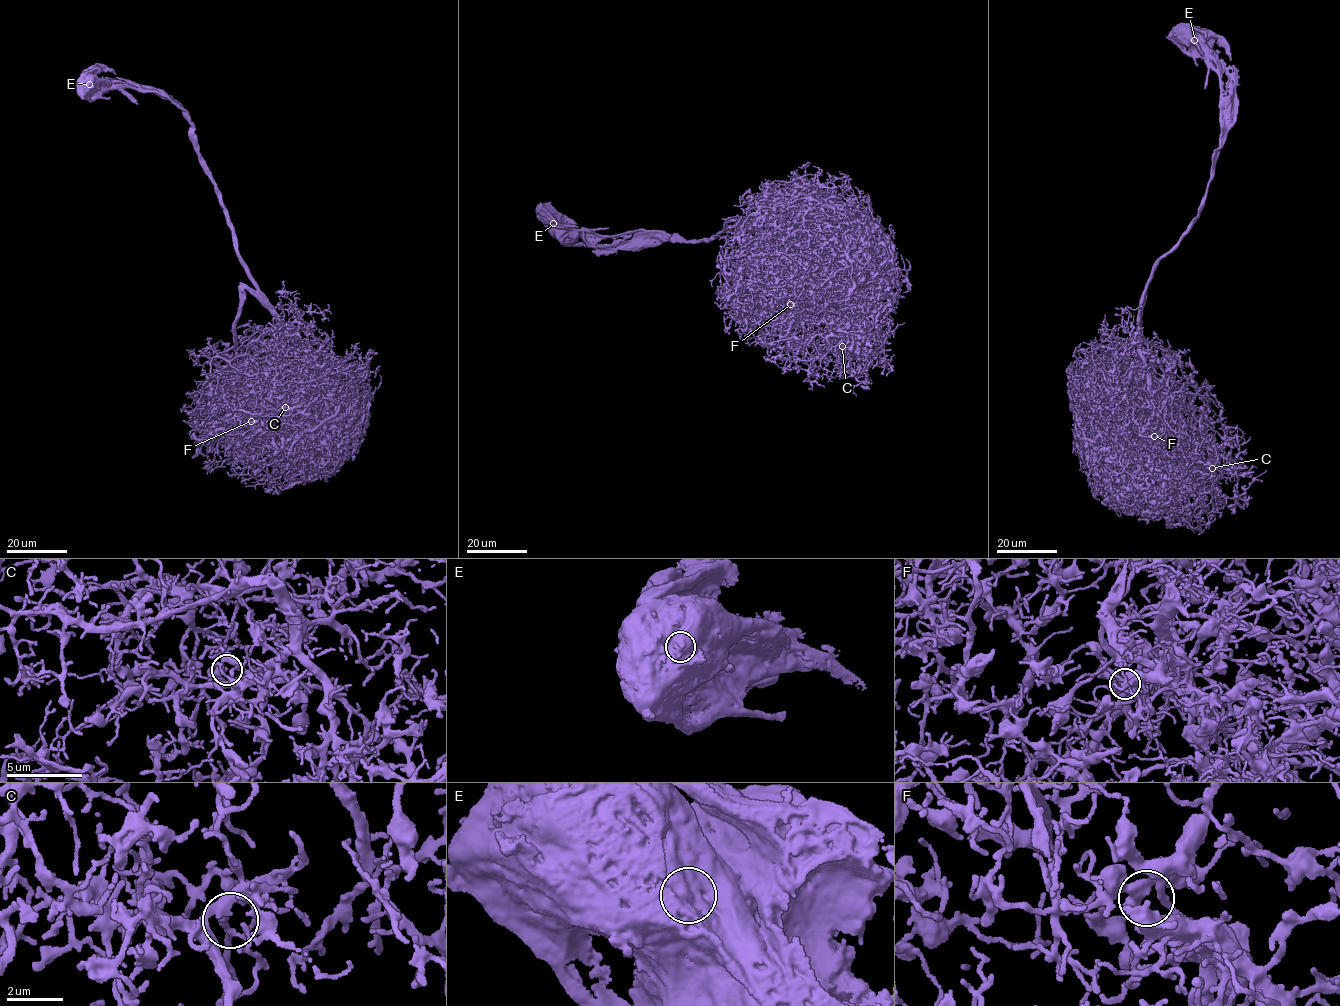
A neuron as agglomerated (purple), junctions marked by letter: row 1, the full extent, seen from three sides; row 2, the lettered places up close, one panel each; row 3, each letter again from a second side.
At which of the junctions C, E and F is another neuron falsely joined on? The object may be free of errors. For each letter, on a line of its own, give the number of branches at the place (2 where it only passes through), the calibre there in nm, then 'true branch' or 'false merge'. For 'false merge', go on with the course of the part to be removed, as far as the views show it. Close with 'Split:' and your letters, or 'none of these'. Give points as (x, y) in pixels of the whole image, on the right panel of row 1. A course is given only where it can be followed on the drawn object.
C: 2 branches meet; 280 nm thick; true branch
E: 1 branches meet; 1600 nm thick; false merge; foreign part runs (1194, 40), (1207, 61), (1205, 88)
F: 2 branches meet; 480 nm thick; true branch
Split: E

